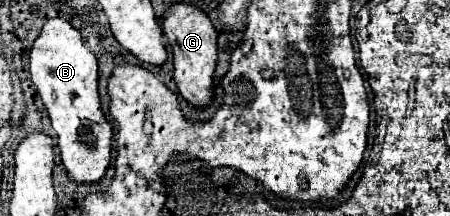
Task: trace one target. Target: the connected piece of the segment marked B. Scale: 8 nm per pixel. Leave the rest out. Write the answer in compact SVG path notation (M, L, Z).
M56 17L44 25L40 37L32 45L30 73L58 135L58 147L68 177L74 183L98 183L110 165L112 125L104 117L100 105L96 55L84 47L80 31Z

